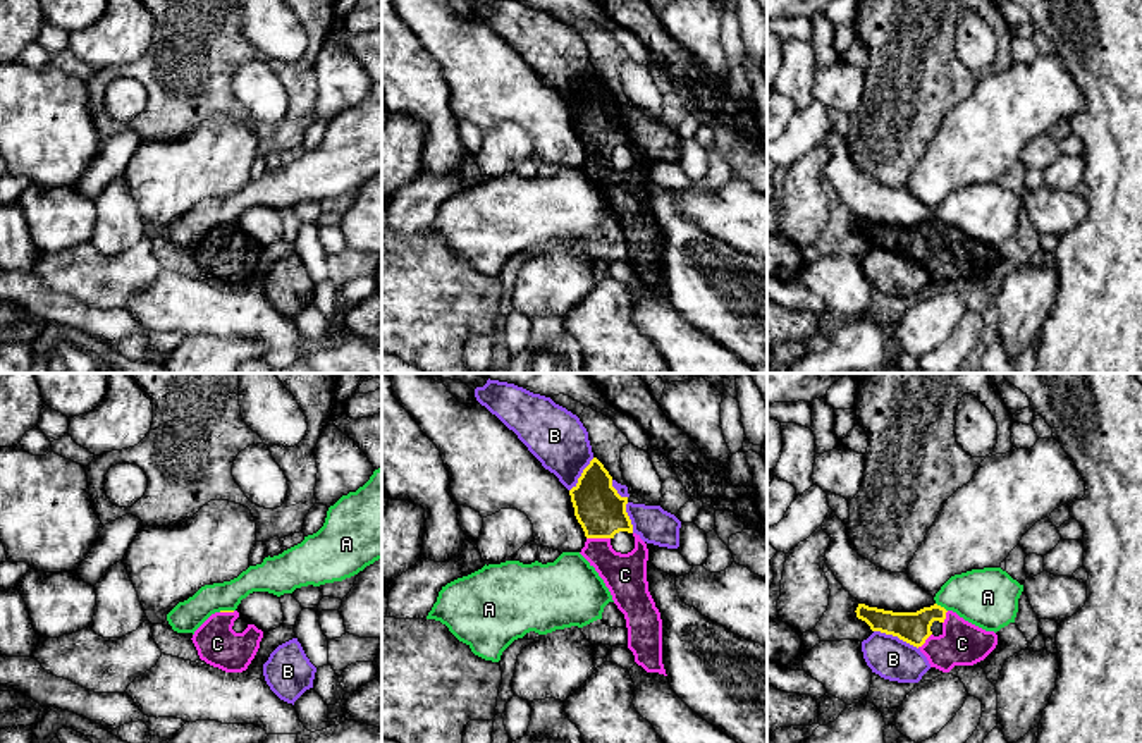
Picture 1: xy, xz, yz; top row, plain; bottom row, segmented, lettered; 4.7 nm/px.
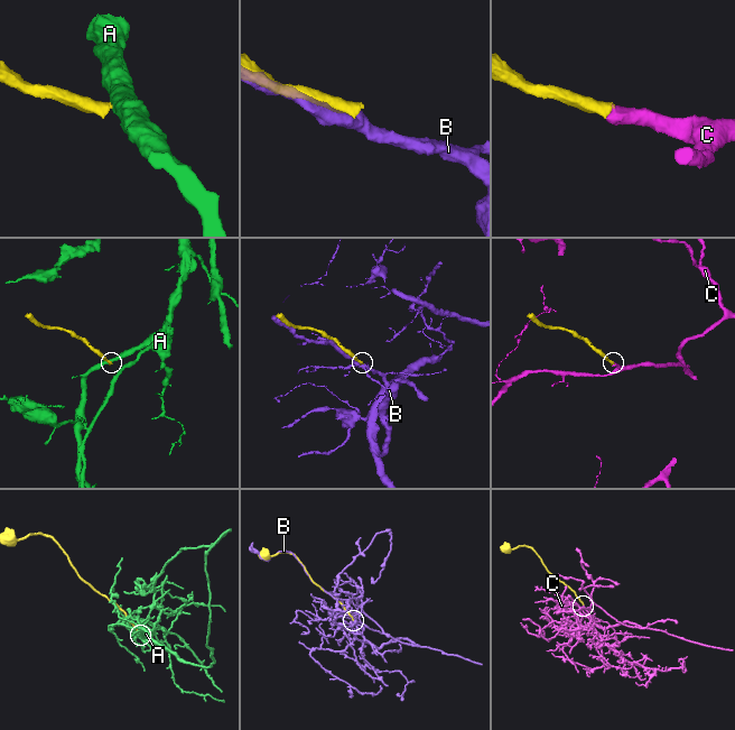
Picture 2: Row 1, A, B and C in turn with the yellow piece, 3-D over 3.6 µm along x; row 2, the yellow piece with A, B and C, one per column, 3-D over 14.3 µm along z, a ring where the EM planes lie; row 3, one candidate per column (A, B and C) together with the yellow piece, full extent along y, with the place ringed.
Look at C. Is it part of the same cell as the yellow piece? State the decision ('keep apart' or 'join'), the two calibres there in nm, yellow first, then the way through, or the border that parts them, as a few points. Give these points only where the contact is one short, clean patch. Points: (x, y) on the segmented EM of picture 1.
join; calibres 240 and 200 nm; way xz (601, 511), (599, 537), (599, 549), (625, 575)

